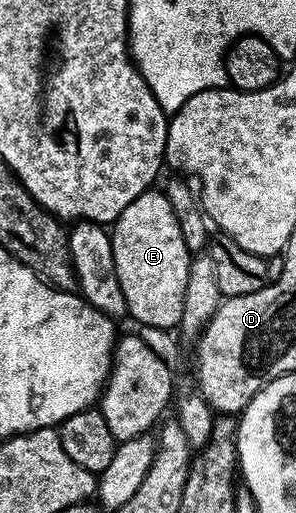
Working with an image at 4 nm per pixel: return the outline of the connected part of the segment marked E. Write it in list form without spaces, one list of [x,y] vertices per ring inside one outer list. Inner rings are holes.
[[[152,188],[137,196],[137,200],[133,200],[133,204],[129,204],[129,208],[125,208],[125,212],[115,219],[109,233],[113,264],[116,265],[117,280],[125,296],[127,314],[135,317],[141,325],[152,326],[155,330],[178,327],[185,304],[185,280],[189,280],[189,264],[193,254],[185,248],[185,240],[181,240],[181,228],[177,224],[173,204],[169,204],[162,189]]]

